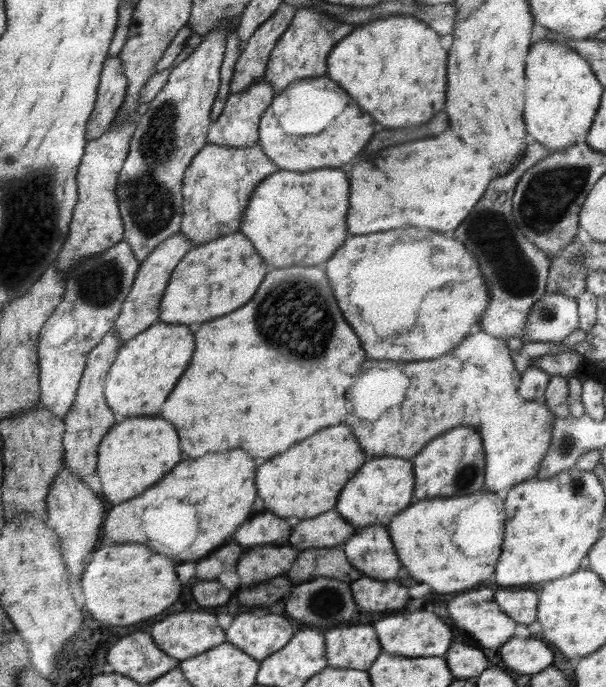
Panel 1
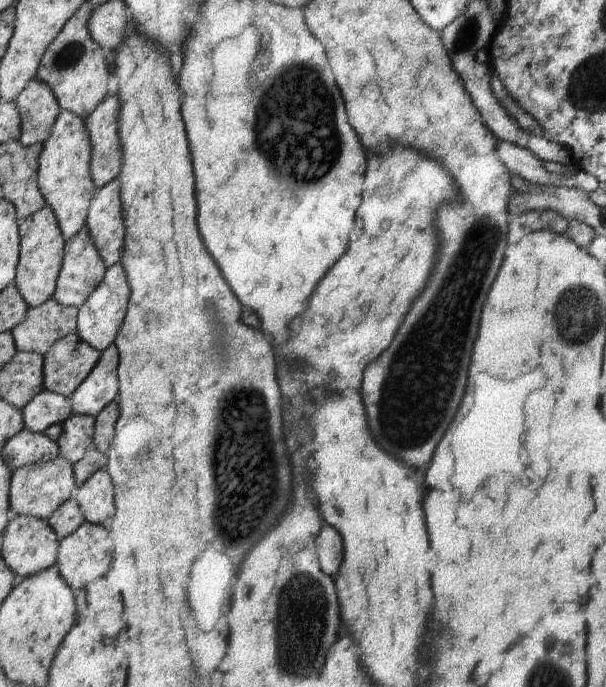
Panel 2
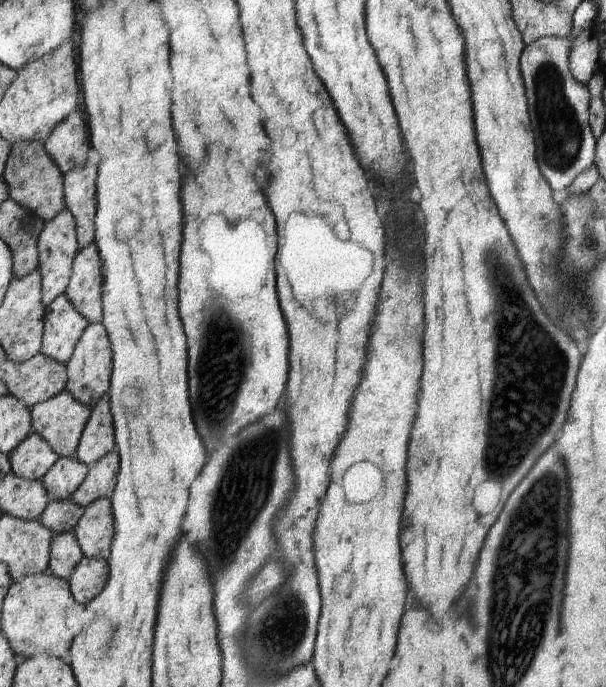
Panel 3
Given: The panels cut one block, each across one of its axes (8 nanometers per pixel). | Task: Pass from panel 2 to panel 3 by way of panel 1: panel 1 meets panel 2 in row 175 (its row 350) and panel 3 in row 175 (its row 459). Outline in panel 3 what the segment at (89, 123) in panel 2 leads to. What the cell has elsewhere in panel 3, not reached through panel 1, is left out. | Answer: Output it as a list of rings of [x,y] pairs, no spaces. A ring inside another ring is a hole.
[[[87,164],[66,174],[66,208],[74,214],[79,246],[85,250],[96,240],[97,166]]]

